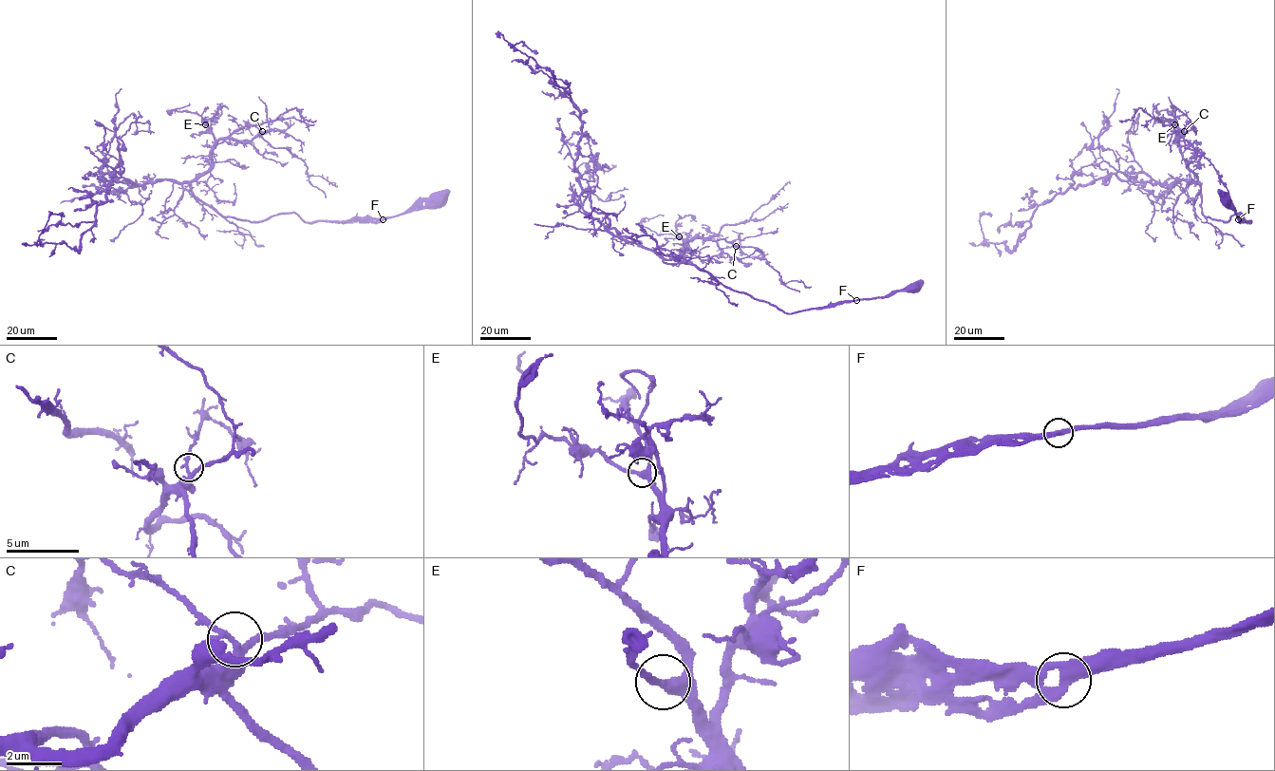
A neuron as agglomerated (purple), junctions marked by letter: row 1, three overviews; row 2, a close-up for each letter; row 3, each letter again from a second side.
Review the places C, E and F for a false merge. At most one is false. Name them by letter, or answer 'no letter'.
no letter

